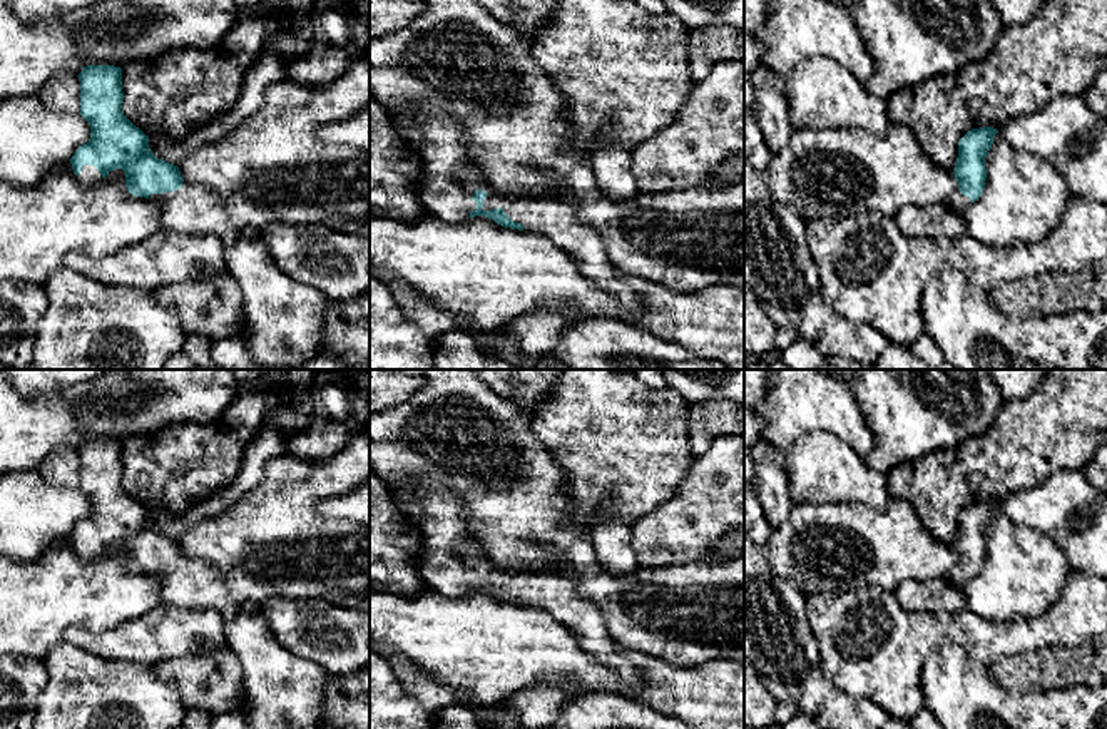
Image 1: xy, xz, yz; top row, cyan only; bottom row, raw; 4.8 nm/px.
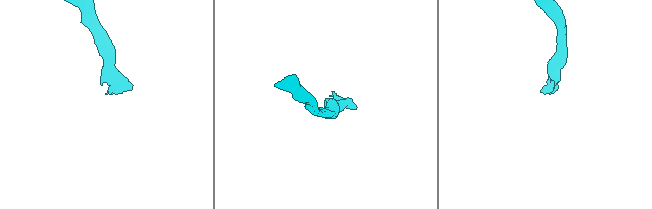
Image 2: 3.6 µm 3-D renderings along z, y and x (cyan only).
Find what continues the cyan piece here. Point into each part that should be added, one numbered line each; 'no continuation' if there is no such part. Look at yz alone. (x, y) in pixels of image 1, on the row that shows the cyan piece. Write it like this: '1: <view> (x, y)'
1: yz (945, 219)

